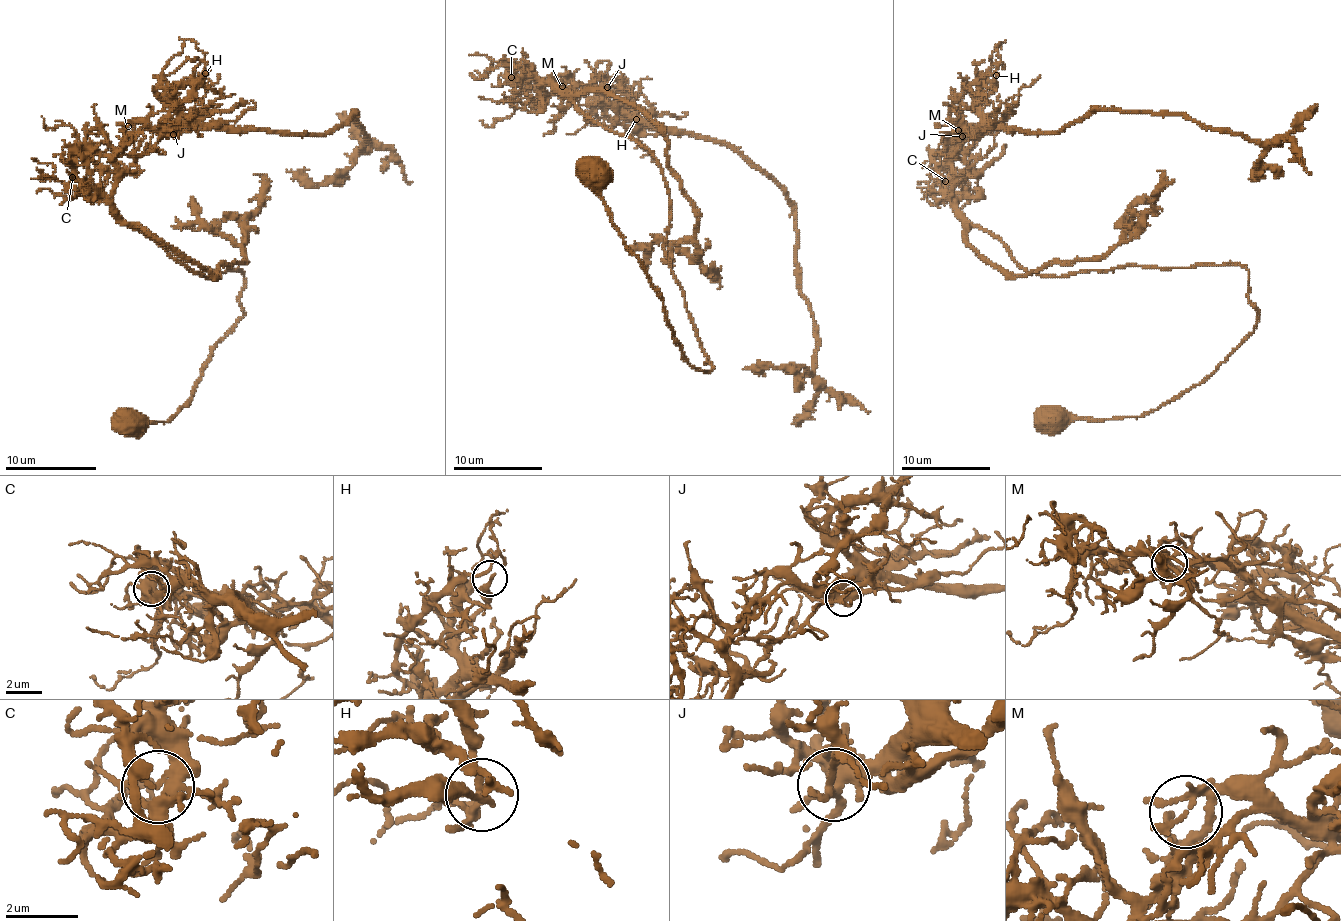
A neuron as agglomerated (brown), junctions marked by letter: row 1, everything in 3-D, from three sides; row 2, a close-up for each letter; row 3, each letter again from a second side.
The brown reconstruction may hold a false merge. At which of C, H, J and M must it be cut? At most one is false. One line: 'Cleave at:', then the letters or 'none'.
Cleave at: M

